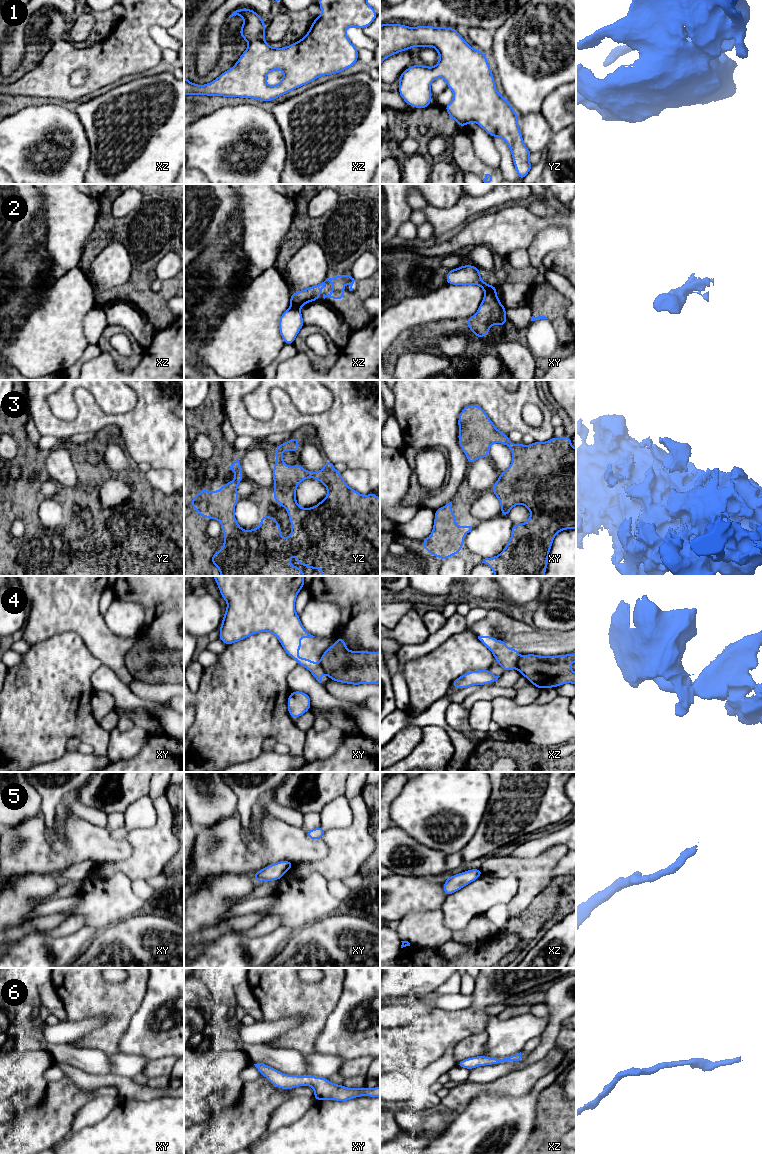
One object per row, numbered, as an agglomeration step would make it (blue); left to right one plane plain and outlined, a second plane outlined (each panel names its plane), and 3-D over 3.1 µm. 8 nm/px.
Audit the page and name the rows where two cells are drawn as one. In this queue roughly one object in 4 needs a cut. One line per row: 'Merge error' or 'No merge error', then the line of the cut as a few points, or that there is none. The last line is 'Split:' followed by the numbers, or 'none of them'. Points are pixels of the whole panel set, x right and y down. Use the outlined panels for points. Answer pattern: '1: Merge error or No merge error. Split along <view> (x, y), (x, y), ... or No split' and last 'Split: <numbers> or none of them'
1: No merge error. No split
2: Merge error. Split along xy (495, 292), (485, 294)
3: No merge error. No split
4: Merge error. Split along xz (520, 657), (516, 667)
5: No merge error. No split
6: No merge error. No split
Split: 2, 4

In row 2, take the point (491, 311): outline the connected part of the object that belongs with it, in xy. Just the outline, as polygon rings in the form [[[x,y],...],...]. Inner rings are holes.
[[[488,293],[483,297],[477,313],[467,318],[466,321],[468,328],[480,339],[487,336],[492,325],[505,326],[508,321],[506,308],[500,303],[496,293]]]

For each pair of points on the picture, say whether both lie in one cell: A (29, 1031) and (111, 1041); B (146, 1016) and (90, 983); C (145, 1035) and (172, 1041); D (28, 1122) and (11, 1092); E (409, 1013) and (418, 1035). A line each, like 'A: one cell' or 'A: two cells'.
A: two cells
B: two cells
C: one cell
D: two cells
E: two cells

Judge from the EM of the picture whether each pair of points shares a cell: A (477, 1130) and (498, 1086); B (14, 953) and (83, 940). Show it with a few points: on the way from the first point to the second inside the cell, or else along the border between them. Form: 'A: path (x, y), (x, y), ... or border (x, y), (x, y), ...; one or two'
A: border (517, 1096), (480, 1094), (472, 1101); two
B: path (31, 953), (40, 953), (47, 946), (66, 946); one

